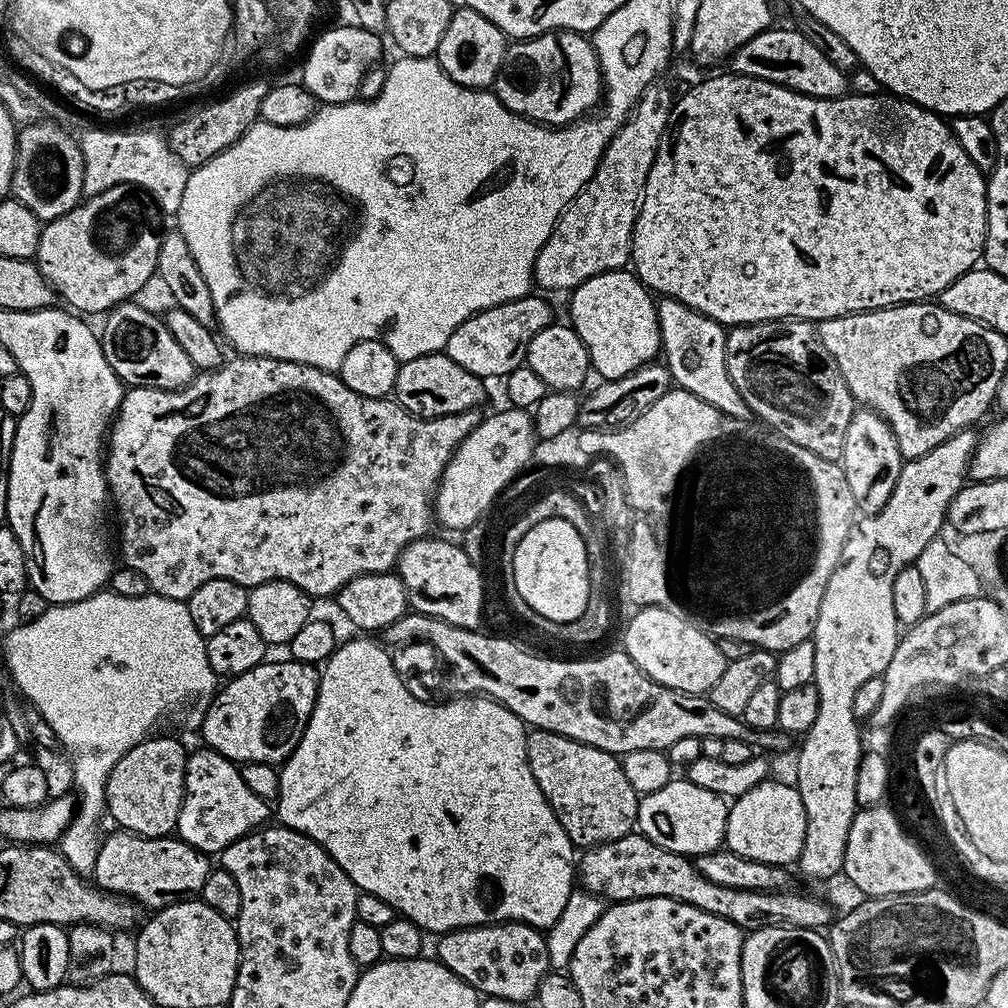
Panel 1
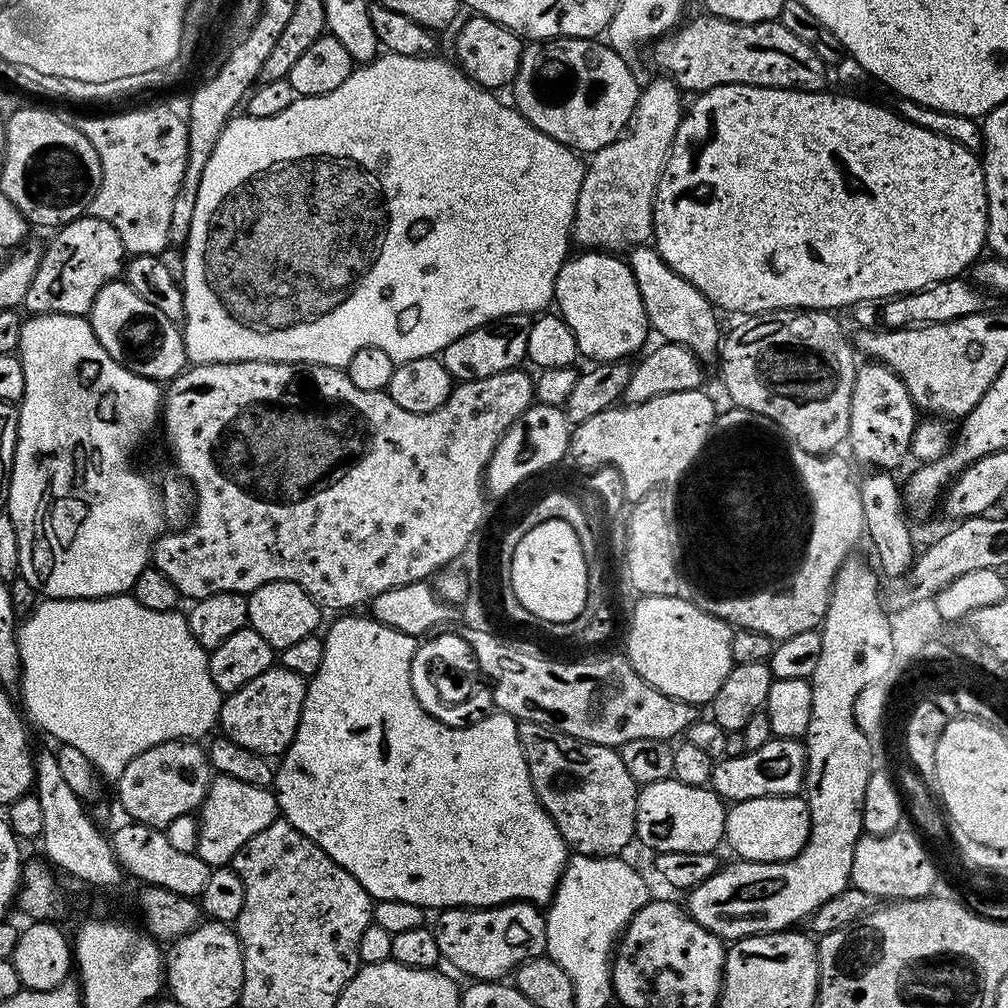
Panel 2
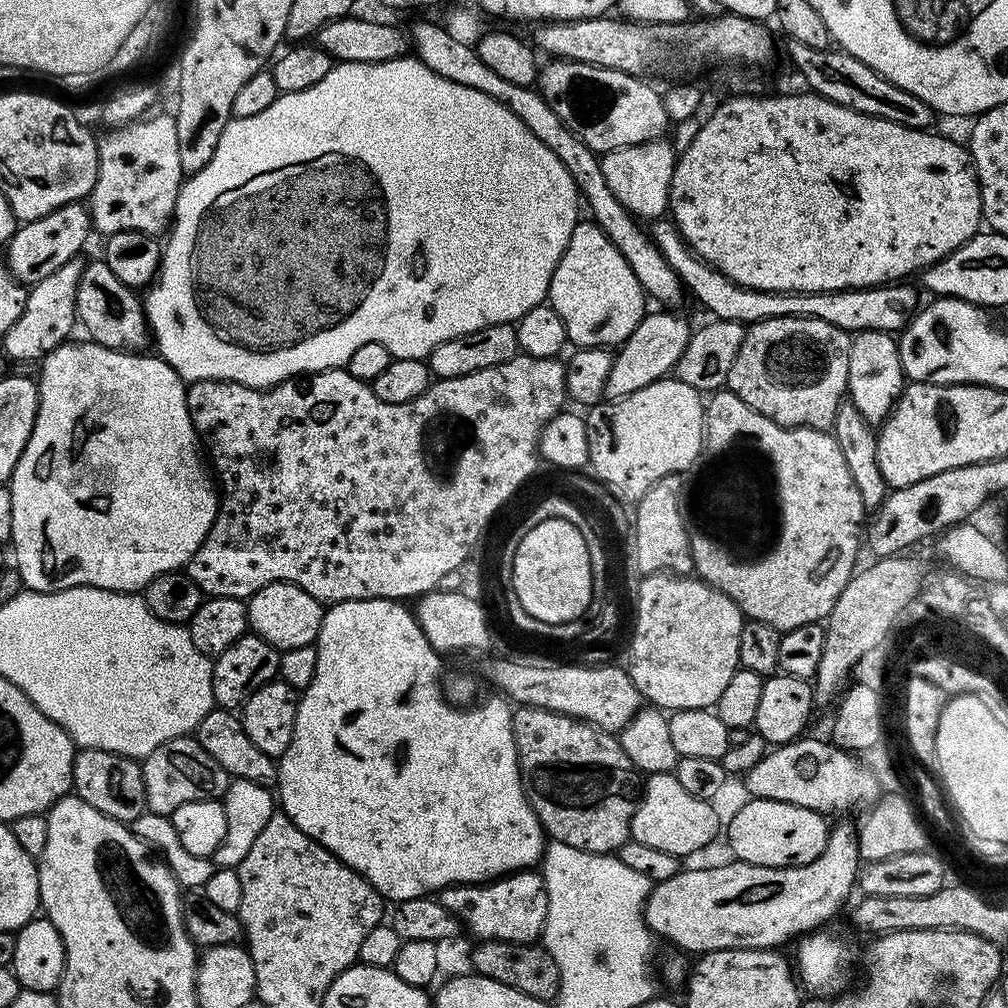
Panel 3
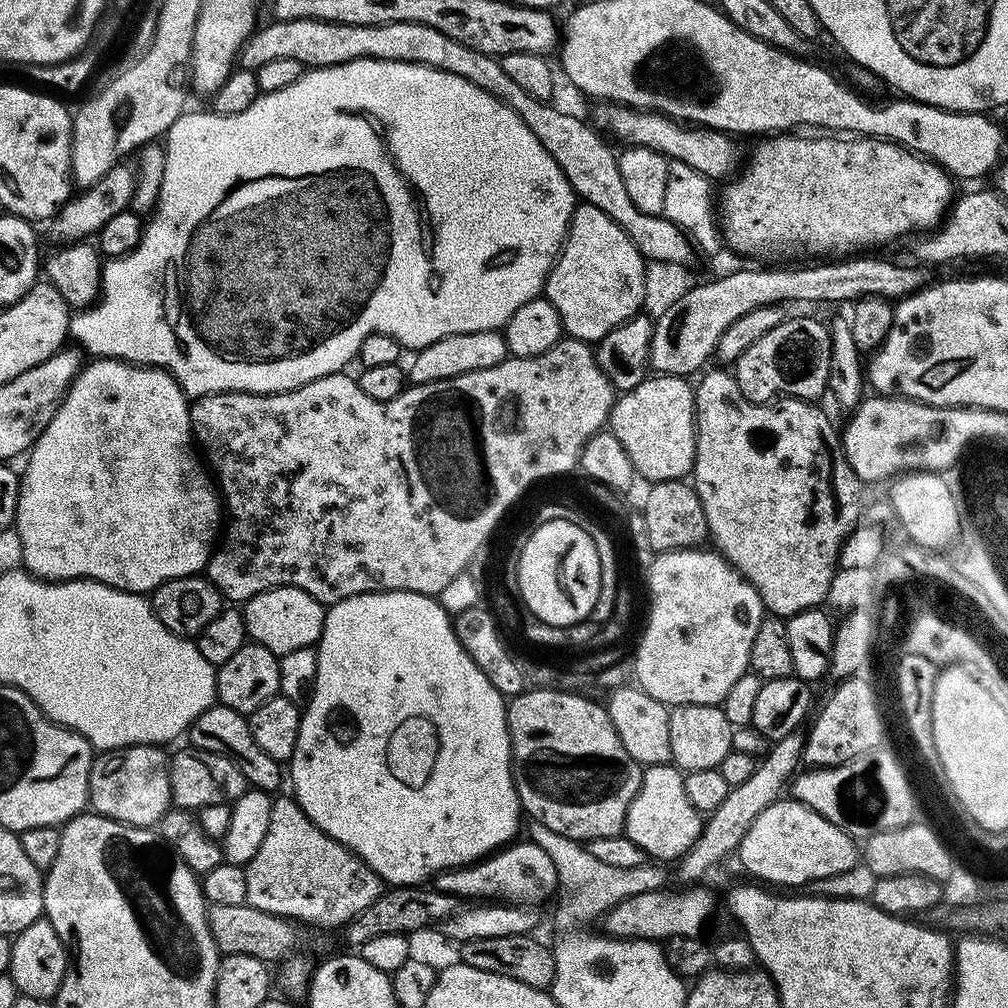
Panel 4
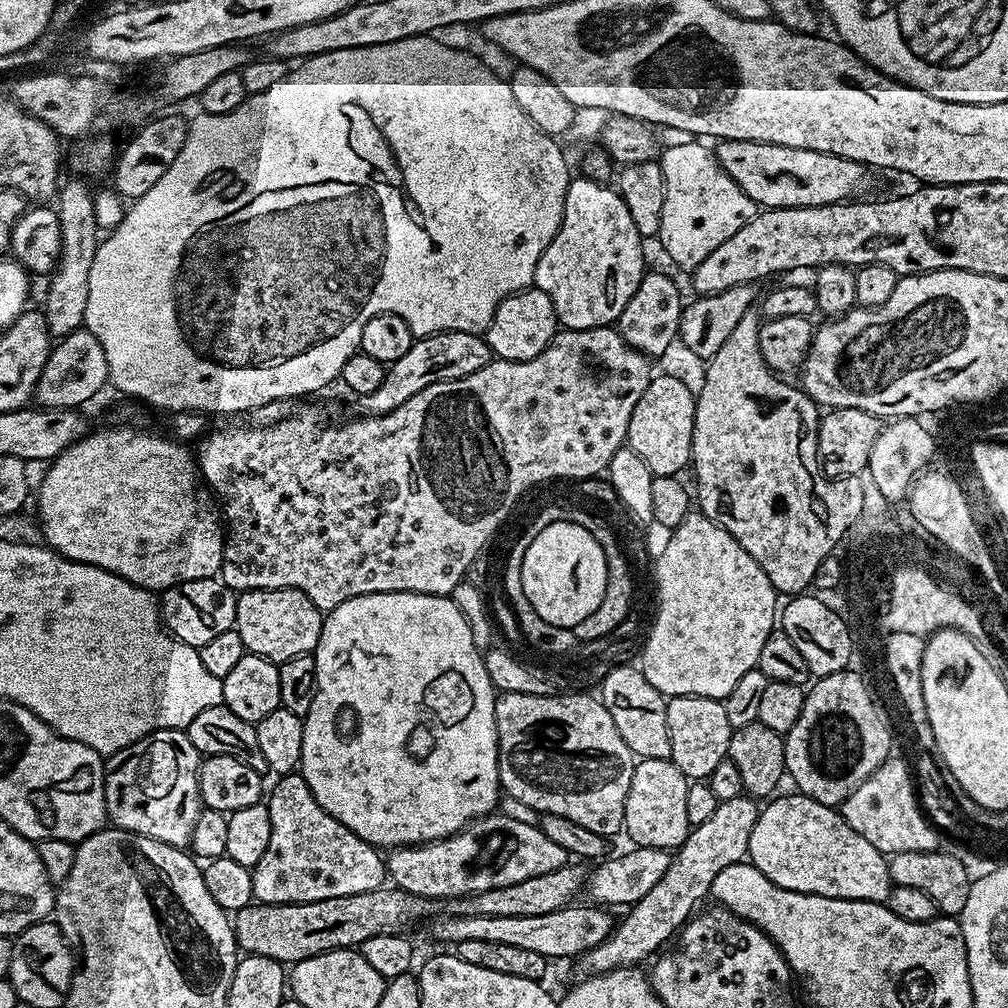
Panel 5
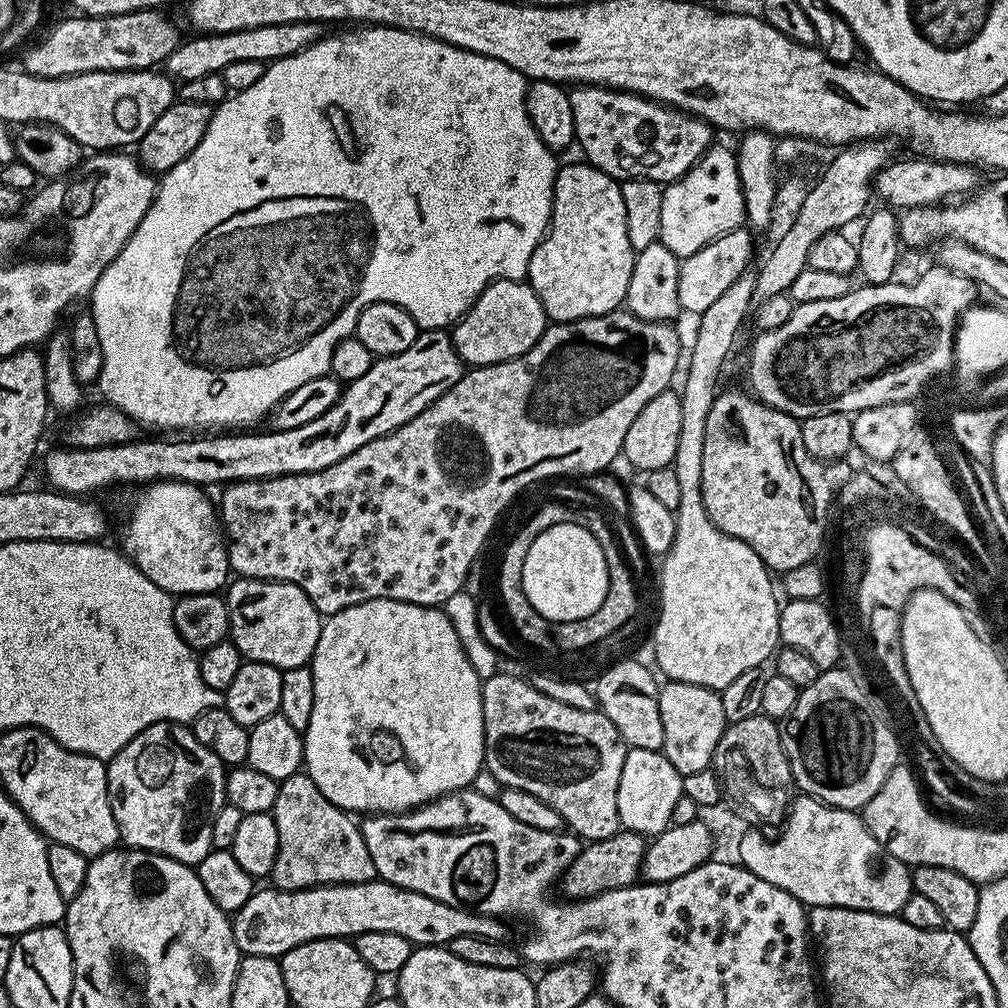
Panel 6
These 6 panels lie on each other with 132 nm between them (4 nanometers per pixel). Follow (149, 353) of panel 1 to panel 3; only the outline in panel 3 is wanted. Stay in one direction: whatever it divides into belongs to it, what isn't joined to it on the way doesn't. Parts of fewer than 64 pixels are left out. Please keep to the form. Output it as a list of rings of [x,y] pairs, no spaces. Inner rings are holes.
[[[103,259],[85,263],[84,272],[76,287],[76,314],[79,323],[89,332],[95,343],[104,348],[115,348],[121,352],[139,353],[150,344],[148,318],[144,315],[141,297],[133,289],[128,288],[106,266]]]

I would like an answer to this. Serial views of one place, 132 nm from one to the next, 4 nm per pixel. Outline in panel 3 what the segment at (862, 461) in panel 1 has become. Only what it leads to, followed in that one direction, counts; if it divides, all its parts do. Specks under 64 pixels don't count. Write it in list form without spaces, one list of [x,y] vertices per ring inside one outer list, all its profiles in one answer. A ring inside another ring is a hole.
[[[866,330],[852,336],[850,346],[850,370],[848,371],[847,397],[858,406],[862,418],[873,426],[879,426],[892,413],[892,406],[900,399],[906,377],[900,365],[900,346],[897,337],[882,330]]]

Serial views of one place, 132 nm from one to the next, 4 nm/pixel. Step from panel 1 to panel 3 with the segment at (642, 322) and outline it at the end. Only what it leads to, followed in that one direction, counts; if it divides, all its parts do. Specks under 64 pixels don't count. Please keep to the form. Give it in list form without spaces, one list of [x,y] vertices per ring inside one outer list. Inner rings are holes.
[[[577,222],[570,246],[550,278],[547,303],[562,318],[569,341],[576,348],[606,348],[623,344],[646,315],[646,293],[631,266],[596,223]]]

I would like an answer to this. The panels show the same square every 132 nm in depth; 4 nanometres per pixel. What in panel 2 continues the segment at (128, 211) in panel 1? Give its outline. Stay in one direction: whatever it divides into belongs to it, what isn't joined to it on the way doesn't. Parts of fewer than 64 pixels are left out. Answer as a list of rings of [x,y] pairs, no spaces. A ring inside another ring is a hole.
[[[91,214],[79,216],[68,224],[61,224],[55,229],[53,236],[56,237],[52,241],[47,241],[44,257],[38,266],[38,274],[34,274],[34,282],[26,294],[23,307],[29,308],[27,311],[32,314],[49,312],[87,317],[98,290],[102,290],[102,286],[106,286],[111,280],[117,279],[126,267],[126,253],[122,246],[122,238],[118,238],[118,230],[114,230],[110,222]]]

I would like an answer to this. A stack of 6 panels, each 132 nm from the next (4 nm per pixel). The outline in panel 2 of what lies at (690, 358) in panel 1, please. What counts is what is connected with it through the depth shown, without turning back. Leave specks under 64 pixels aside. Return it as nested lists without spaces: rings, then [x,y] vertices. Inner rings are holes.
[[[640,245],[627,255],[635,281],[638,282],[643,308],[646,310],[651,329],[669,343],[684,344],[701,360],[708,362],[719,353],[722,328],[718,326],[717,311],[707,298],[690,282],[670,270],[651,245]],[[629,256],[629,257],[628,257]]]

